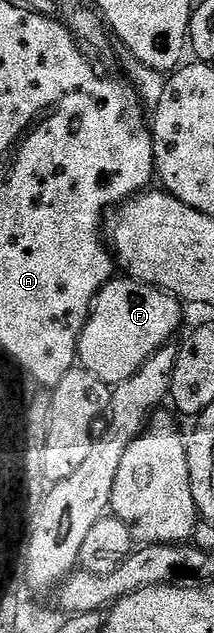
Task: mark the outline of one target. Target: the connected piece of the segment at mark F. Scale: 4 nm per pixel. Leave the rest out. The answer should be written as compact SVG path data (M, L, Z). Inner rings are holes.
M127 276L113 277L98 292L98 296L92 302L92 309L88 311L88 322L80 334L80 348L78 362L83 369L90 371L98 380L109 384L115 384L122 380L130 380L154 352L158 352L164 346L173 341L176 329L180 326L180 309L182 303L179 298L160 290L156 286L147 286L144 282L138 282Z

